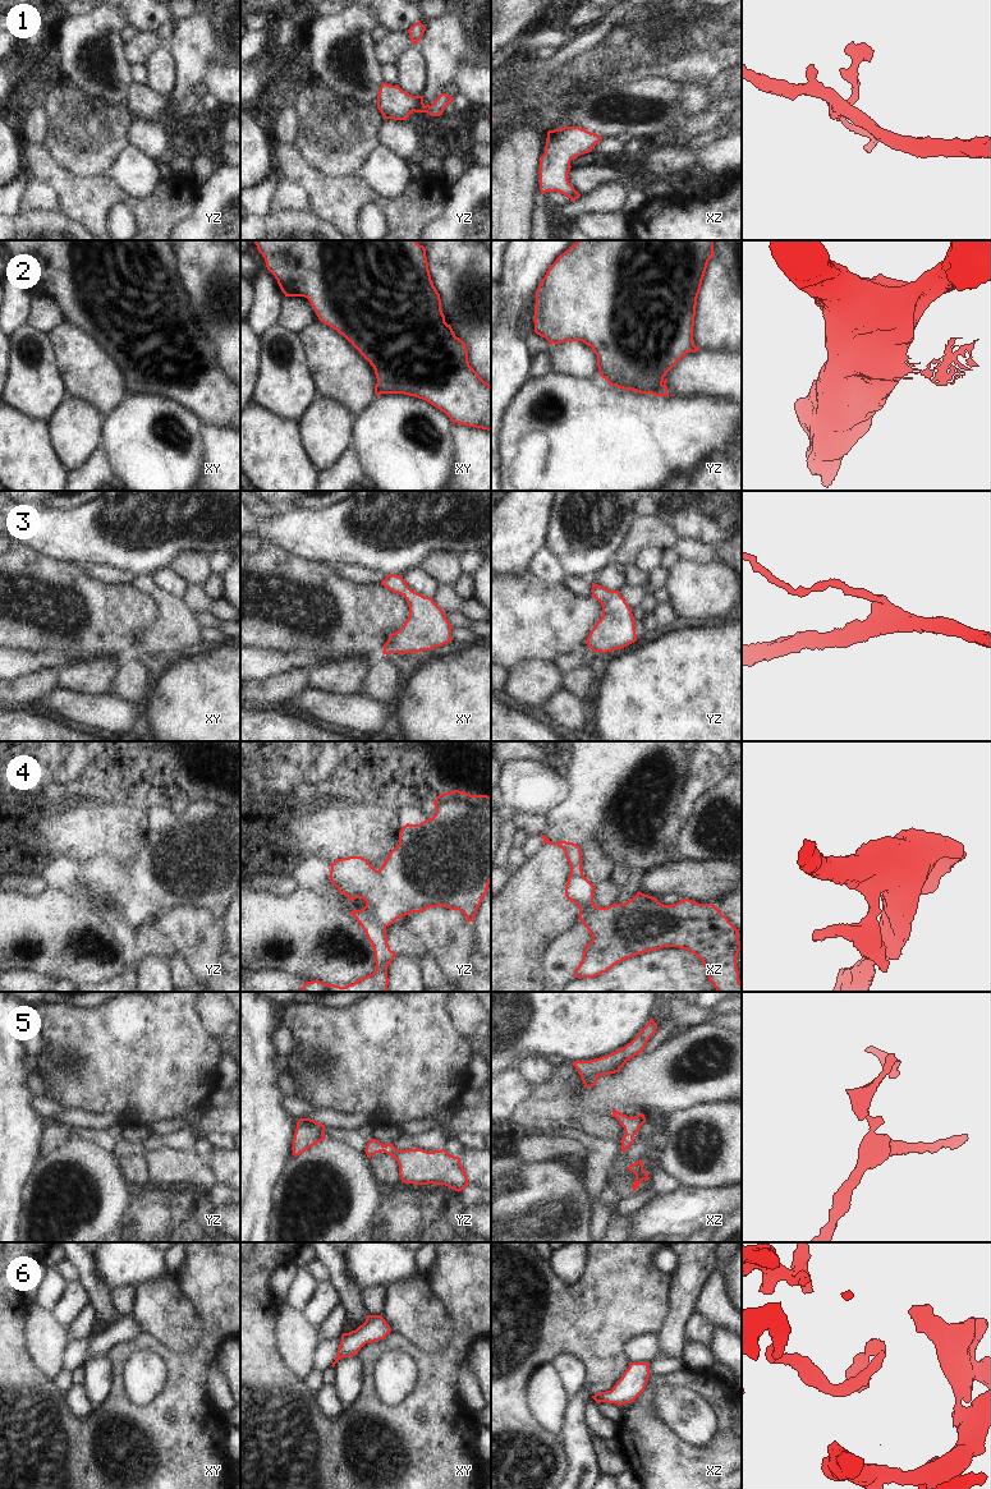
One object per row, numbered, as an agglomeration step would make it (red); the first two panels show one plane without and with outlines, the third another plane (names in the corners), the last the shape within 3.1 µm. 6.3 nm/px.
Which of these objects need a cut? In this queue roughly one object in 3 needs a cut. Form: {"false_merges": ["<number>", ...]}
{"false_merges": ["2"]}

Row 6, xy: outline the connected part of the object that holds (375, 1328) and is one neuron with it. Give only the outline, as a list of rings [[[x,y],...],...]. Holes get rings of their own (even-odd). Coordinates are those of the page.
[[[367,1315],[366,1322],[355,1331],[341,1334],[338,1356],[331,1366],[343,1357],[357,1355],[366,1343],[384,1339],[390,1332],[390,1325],[381,1315]]]

